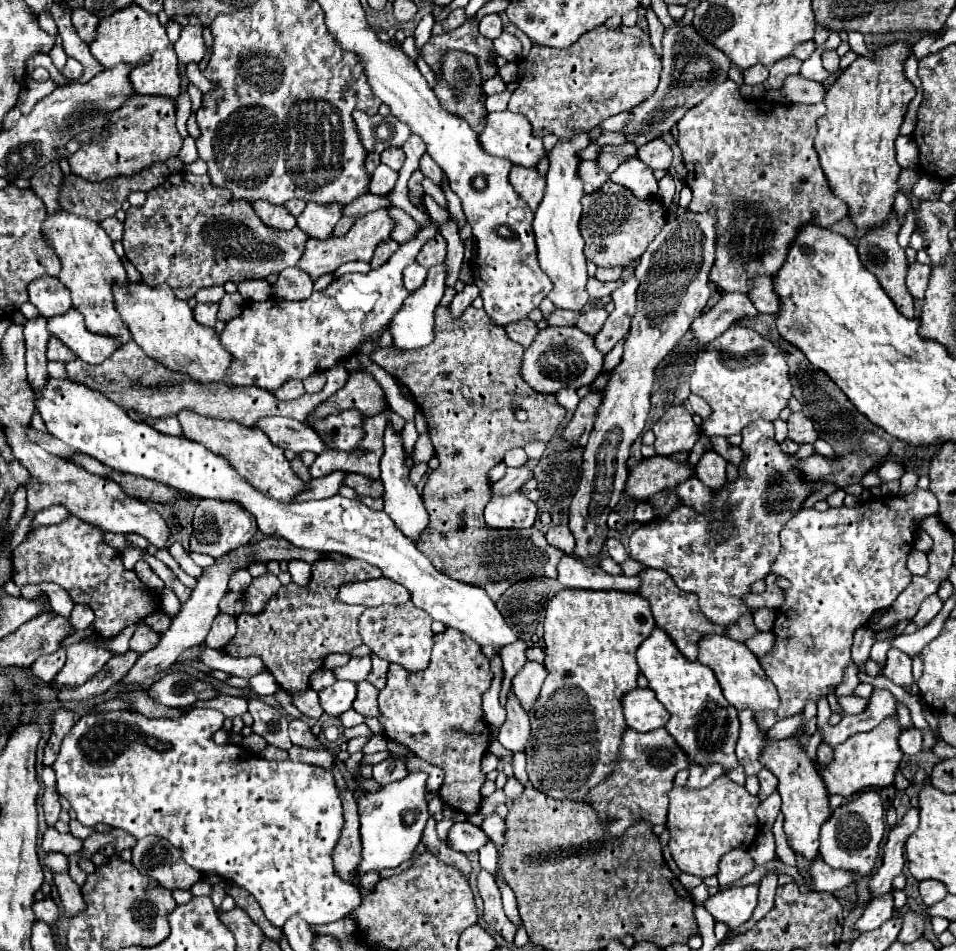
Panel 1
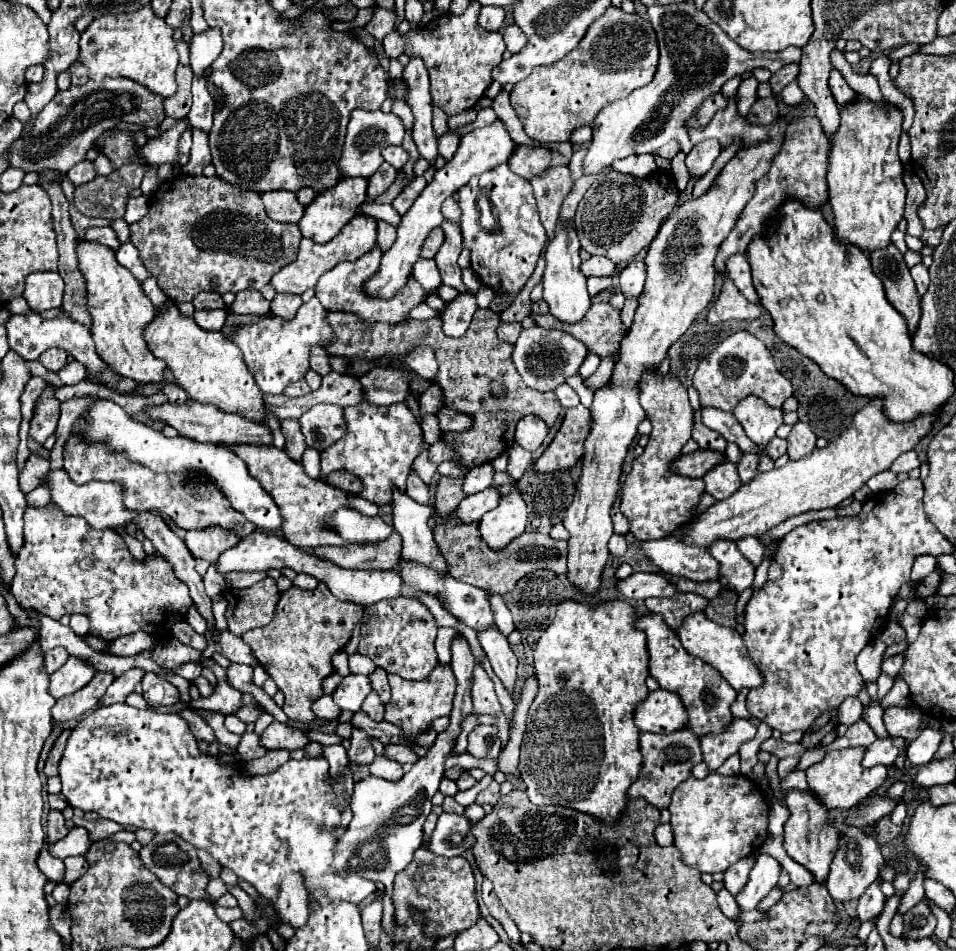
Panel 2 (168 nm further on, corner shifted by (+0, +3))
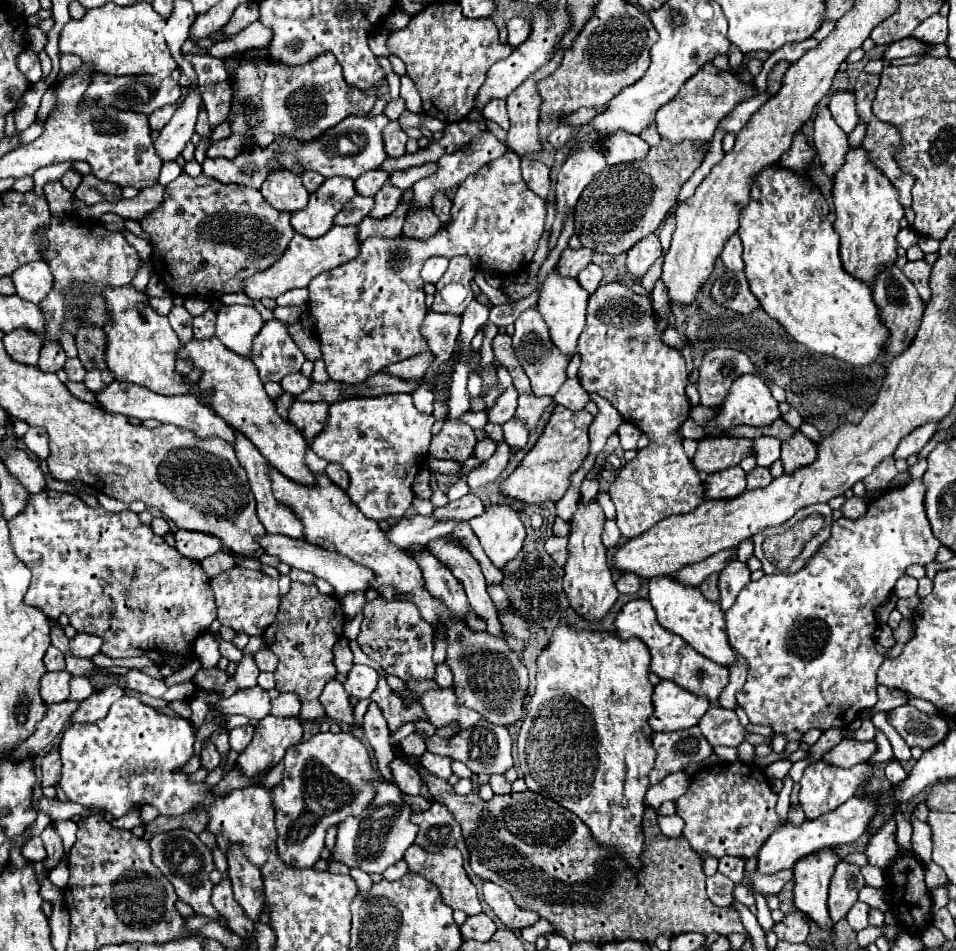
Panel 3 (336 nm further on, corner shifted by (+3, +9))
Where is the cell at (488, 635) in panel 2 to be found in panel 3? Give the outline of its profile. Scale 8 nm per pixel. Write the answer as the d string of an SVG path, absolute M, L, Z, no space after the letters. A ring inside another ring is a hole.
M451 536L437 538L435 542L429 542L429 546L431 552L435 552L437 558L441 558L441 562L445 562L453 572L453 576L463 584L473 612L487 624L485 628L487 634L495 634L497 638L503 638L499 614L493 600L487 594L485 578L477 560L467 550L459 548L457 542L451 542Z

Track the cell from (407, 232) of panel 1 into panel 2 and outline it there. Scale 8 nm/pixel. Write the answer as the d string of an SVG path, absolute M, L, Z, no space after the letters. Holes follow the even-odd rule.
M364 204L360 208L360 214L376 218L376 220L384 220L384 222L394 224L394 226L398 226L402 220L400 214L392 208L392 204Z

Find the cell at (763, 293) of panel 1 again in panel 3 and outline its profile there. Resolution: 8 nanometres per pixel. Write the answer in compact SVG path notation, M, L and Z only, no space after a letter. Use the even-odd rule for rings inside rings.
M733 234L733 236L727 240L727 244L725 244L723 252L721 252L721 260L723 260L723 264L725 264L727 270L731 270L731 272L733 272L733 270L745 270L741 252L743 252L741 242L739 242L737 234Z

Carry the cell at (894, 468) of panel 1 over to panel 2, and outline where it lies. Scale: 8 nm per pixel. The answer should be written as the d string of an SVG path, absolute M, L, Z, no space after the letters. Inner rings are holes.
M910 450L910 452L902 454L902 456L898 456L898 458L894 460L894 464L890 466L890 470L892 470L894 474L898 474L898 472L910 472L910 470L914 470L914 468L918 468L918 466L920 466L918 454L916 454L916 450Z

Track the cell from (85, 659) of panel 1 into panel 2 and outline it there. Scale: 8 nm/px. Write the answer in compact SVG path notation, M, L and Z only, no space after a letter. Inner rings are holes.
M70 656L68 662L60 670L56 670L54 674L50 674L48 692L56 700L62 698L62 696L74 694L80 688L84 688L92 680L94 674L96 674L96 670L88 662L84 662L84 660L76 658L76 656Z

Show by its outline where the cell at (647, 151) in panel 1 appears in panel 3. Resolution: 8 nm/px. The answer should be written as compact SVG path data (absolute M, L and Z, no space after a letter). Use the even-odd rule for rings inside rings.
M705 64L689 82L685 82L667 106L663 106L655 118L657 132L669 142L685 142L685 140L701 140L707 142L713 138L717 122L725 118L739 102L745 102L757 94L755 84L743 84L725 70L715 68L713 64Z

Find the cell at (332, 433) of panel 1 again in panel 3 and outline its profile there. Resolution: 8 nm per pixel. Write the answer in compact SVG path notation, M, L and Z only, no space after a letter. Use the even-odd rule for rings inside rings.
M293 402L289 410L289 422L303 434L307 442L323 432L327 426L327 402Z

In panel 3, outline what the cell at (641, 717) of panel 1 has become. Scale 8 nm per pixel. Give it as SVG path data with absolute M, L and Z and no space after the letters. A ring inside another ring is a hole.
M661 680L653 690L653 714L649 726L655 732L675 732L695 726L709 710L709 700L693 696L675 682Z

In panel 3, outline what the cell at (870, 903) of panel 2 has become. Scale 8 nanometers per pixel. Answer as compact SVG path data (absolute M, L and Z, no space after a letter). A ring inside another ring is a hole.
M857 900L857 902L853 904L853 908L851 908L849 914L847 914L847 922L849 922L849 926L851 926L853 930L861 930L861 928L867 926L869 908L871 908L871 906L865 904L865 902L861 902L861 900Z

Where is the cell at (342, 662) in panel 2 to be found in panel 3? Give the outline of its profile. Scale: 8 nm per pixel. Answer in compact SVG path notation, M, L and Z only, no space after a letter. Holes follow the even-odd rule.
M343 636L335 646L333 646L333 656L335 656L335 666L339 674L347 674L353 666L353 652L349 648L349 640Z

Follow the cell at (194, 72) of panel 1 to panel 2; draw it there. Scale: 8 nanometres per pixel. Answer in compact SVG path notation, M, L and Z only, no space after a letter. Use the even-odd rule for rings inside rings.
M206 80L192 82L192 96L194 96L194 104L192 104L192 110L188 112L188 122L192 128L210 132L212 116L214 116L214 100L208 94Z

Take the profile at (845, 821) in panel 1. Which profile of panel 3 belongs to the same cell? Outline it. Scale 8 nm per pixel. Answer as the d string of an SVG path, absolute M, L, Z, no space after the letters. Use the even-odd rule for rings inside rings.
M839 860L829 884L829 900L827 900L829 916L833 922L839 922L849 912L849 908L857 902L857 894L863 886L865 880L861 876L861 868L847 860Z

